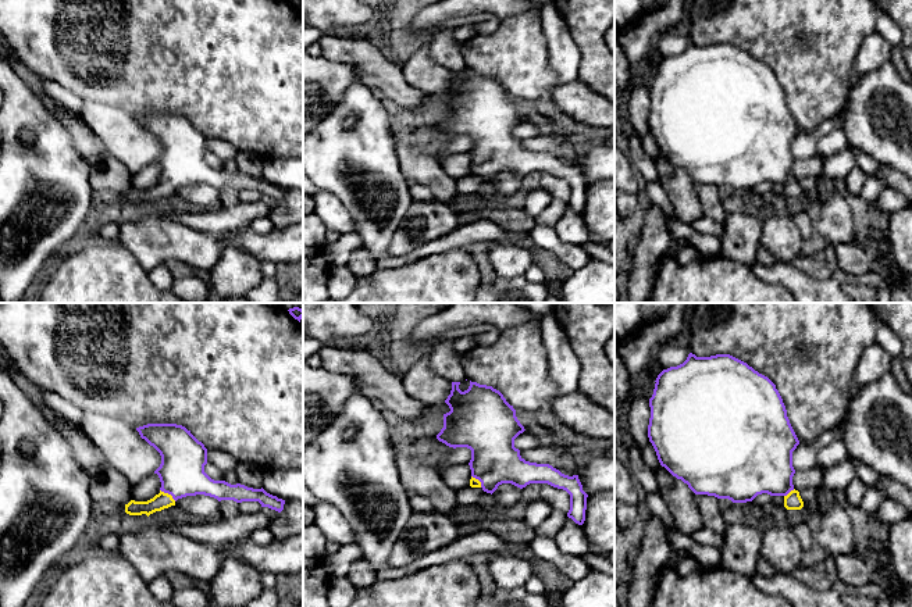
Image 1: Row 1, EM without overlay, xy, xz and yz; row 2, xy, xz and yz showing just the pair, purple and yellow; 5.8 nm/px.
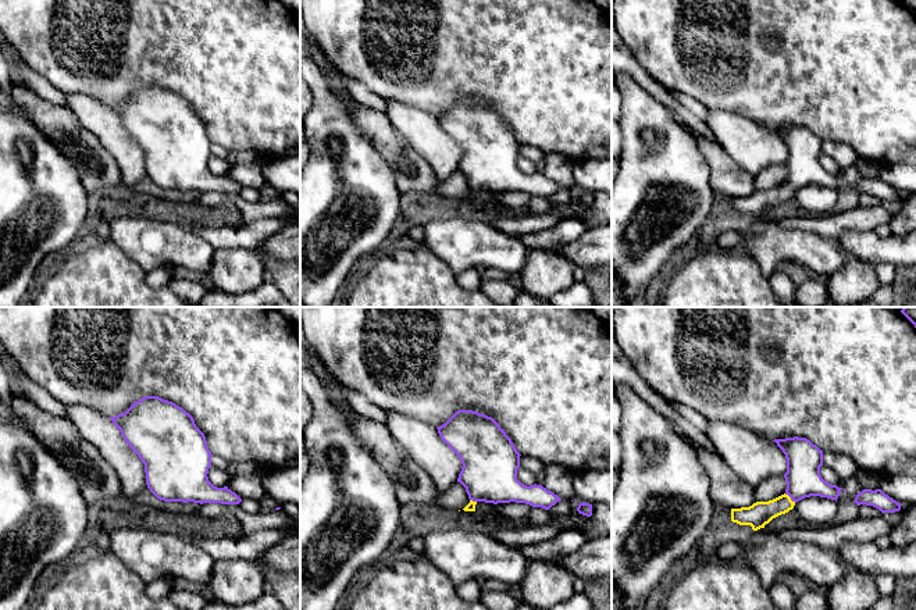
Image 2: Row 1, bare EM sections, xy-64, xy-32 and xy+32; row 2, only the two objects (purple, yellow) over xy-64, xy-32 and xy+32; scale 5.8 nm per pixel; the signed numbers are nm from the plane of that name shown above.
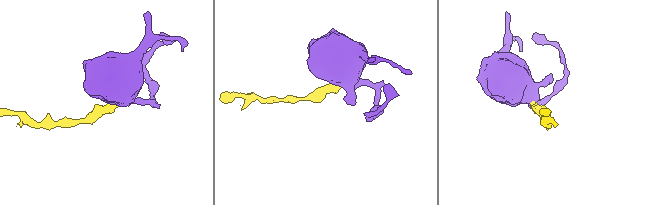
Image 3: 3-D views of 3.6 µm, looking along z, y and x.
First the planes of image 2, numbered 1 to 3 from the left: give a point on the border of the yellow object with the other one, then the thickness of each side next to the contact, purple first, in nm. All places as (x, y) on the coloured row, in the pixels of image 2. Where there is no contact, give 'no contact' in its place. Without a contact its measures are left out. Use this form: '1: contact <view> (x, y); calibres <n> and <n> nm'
1: no contact
2: contact xy-32 (473, 500); calibres 320 and 50 nm
3: contact xy+32 (790, 496); calibres 200 and 140 nm

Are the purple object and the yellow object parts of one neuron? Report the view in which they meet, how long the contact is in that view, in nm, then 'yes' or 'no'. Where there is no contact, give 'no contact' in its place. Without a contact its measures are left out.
meets purple in xy; contact 120 nm long; yes

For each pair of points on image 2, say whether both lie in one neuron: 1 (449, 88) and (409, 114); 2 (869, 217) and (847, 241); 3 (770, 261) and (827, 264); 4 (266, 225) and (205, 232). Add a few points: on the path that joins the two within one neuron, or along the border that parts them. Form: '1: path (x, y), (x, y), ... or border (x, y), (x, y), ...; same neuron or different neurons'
1: border (387, 99), (412, 104), (435, 117); different neurons
2: border (873, 231), (844, 231), (836, 239); different neurons
3: path (784, 253), (813, 253); same neuron
4: path (250, 235), (220, 235); same neuron

